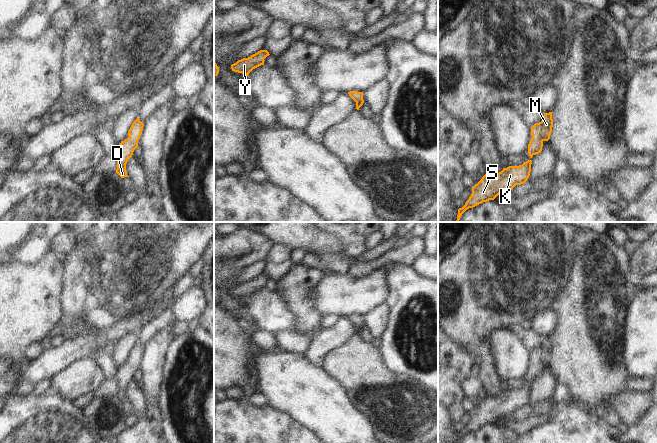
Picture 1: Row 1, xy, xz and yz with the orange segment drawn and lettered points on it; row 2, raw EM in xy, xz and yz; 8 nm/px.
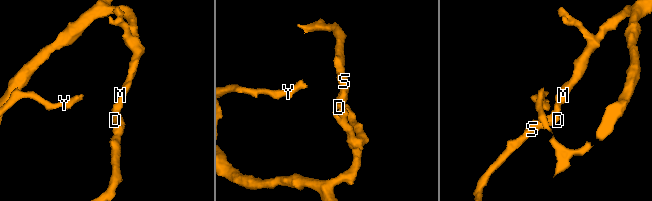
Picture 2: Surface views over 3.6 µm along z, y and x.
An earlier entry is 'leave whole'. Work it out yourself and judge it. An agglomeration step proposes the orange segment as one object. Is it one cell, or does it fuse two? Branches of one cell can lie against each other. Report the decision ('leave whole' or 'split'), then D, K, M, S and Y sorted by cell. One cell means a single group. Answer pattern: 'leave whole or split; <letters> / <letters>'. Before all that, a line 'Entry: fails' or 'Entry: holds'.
Entry: holds
leave whole; D K M S Y

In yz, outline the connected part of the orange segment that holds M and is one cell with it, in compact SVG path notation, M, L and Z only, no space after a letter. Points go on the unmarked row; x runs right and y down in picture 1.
M553 336L544 337L544 343L531 351L532 363L528 368L528 378L530 382L539 378L542 375L543 366L550 363L553 351L552 337Z

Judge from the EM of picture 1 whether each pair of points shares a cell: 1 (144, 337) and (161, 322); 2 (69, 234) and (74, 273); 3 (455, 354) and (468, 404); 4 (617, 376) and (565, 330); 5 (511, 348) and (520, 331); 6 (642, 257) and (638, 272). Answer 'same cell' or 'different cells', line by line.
1: same cell
2: different cells
3: different cells
4: same cell
5: different cells
6: same cell

